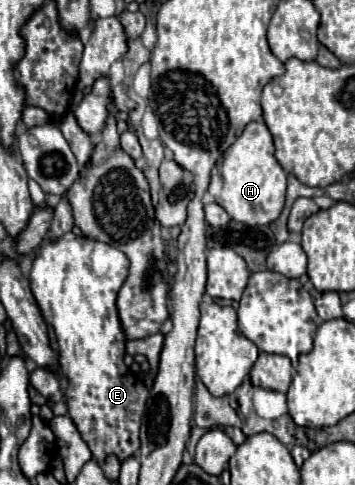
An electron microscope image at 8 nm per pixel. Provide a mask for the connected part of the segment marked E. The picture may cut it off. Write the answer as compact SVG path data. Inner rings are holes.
M74 233L44 241L36 249L30 271L38 307L58 337L68 413L98 463L104 463L108 453L118 455L122 461L140 449L138 429L148 397L146 385L124 365L127 339L122 335L116 295L126 275L128 259L122 251Z

